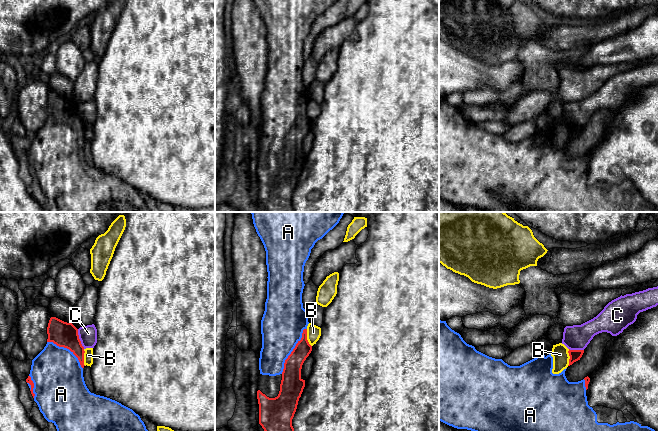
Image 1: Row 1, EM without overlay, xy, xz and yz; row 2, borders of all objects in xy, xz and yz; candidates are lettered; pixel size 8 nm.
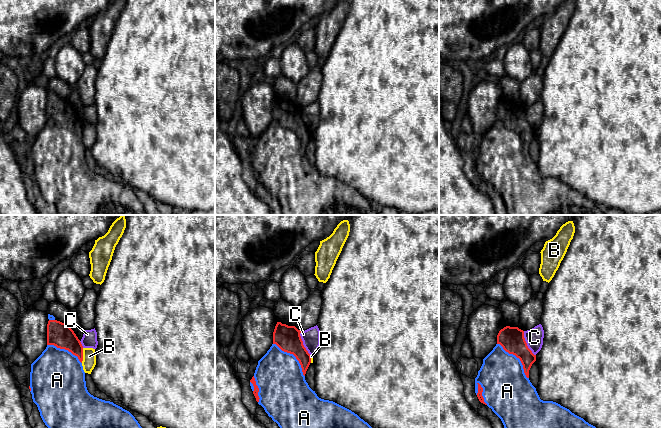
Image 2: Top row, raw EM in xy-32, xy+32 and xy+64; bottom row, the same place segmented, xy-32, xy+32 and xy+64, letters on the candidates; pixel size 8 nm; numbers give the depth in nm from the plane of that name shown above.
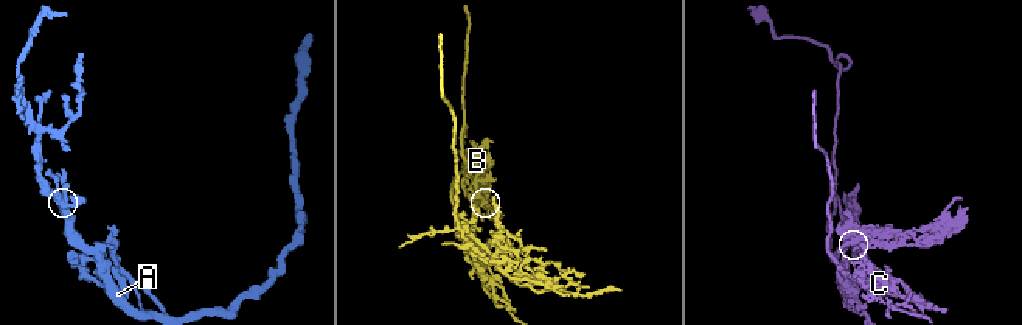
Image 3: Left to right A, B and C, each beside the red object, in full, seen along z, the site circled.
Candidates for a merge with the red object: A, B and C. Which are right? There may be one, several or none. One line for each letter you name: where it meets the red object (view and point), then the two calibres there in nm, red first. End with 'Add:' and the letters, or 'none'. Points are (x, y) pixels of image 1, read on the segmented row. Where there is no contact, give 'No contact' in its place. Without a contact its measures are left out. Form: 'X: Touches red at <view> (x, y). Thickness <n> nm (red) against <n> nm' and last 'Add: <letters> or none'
A: Touches red at xz (293, 350). Thickness 160 nm (red) against 340 nm
Add: A

